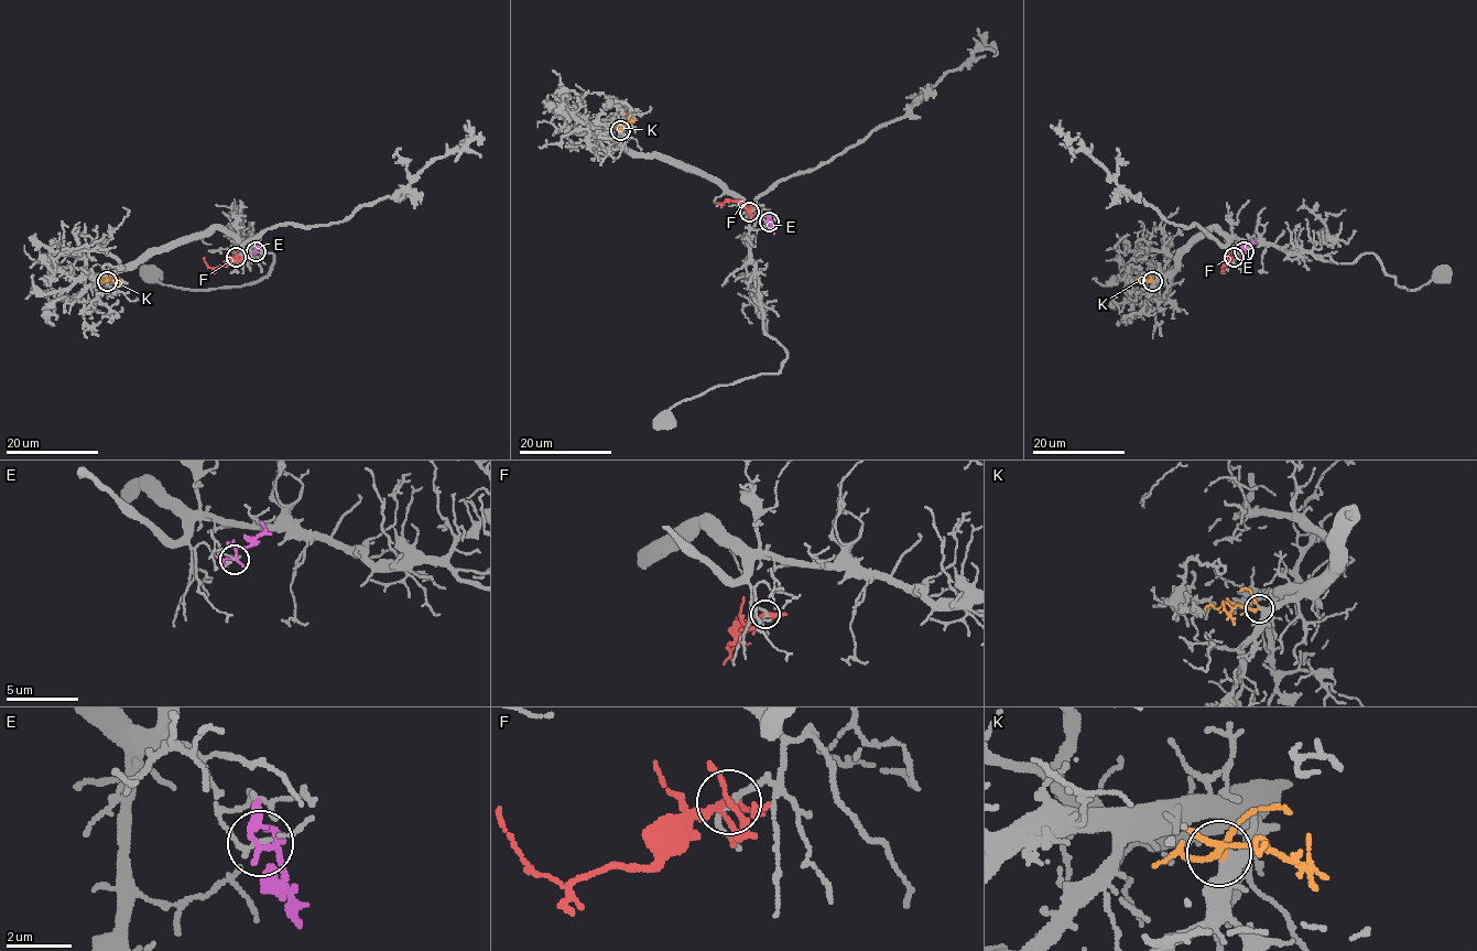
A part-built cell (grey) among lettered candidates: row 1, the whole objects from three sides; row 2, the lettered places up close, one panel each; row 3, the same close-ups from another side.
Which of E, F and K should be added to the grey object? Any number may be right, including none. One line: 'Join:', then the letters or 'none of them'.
Join: K

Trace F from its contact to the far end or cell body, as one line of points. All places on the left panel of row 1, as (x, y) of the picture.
F: (236, 257), (216, 268), (207, 265), (204, 257)

